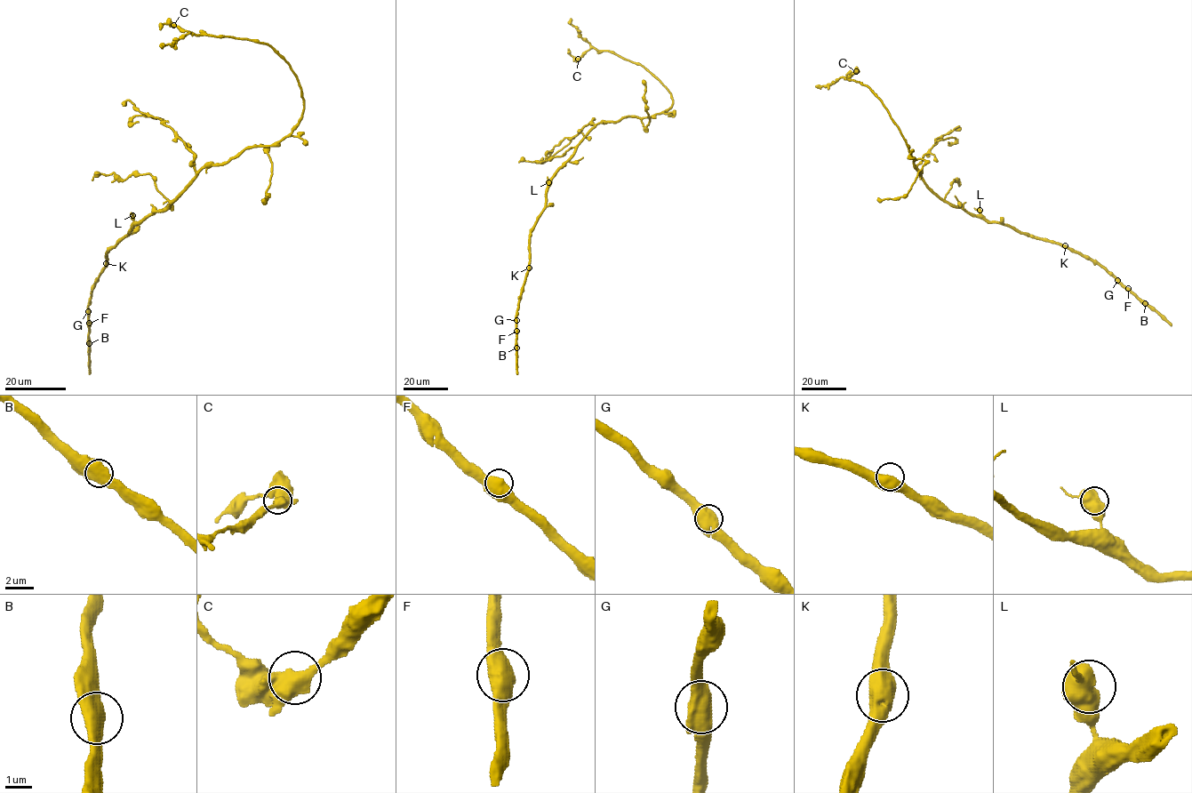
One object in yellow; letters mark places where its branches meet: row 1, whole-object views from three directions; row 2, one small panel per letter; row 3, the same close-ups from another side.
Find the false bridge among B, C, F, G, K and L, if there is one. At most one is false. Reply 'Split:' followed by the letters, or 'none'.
Split: none

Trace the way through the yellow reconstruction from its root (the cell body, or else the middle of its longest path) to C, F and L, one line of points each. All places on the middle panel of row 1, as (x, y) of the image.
C: (583, 138), (600, 123), (660, 114), (671, 106), (673, 99), (643, 67), (609, 52), (591, 48), (578, 59)
F: (583, 138), (552, 179), (544, 209), (531, 232), (530, 268), (518, 304), (516, 331)
L: (583, 138), (573, 155), (548, 182)

